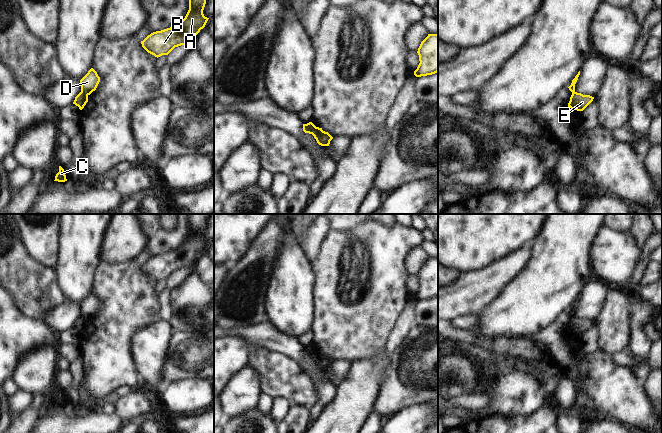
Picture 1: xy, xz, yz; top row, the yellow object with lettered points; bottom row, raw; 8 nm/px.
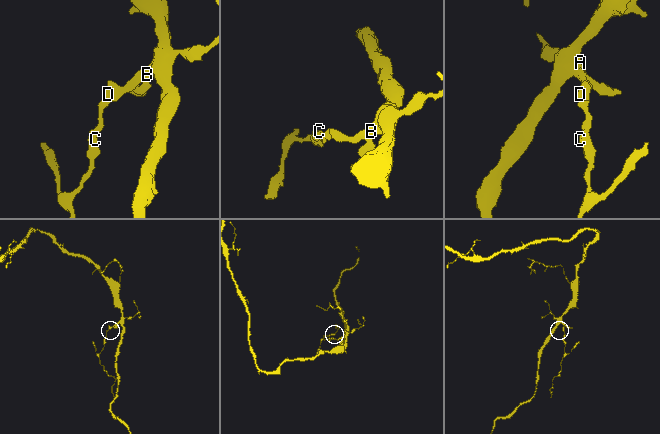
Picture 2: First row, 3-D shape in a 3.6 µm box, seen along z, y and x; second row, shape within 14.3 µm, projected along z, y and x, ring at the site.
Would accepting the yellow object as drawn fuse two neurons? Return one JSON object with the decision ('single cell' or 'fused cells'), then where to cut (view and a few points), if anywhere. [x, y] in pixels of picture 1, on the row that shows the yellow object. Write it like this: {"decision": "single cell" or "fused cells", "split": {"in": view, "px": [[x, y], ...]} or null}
{"decision": "fused cells", "split": {"in": "xy", "px": [[80, 92], [87, 96]]}}

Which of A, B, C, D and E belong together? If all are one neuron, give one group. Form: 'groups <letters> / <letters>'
groups A B D / C E

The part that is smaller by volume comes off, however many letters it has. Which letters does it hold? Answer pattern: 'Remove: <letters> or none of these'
Remove: C, E

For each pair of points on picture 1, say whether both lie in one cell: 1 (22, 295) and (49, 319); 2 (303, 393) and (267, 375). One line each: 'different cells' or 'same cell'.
1: different cells
2: same cell

